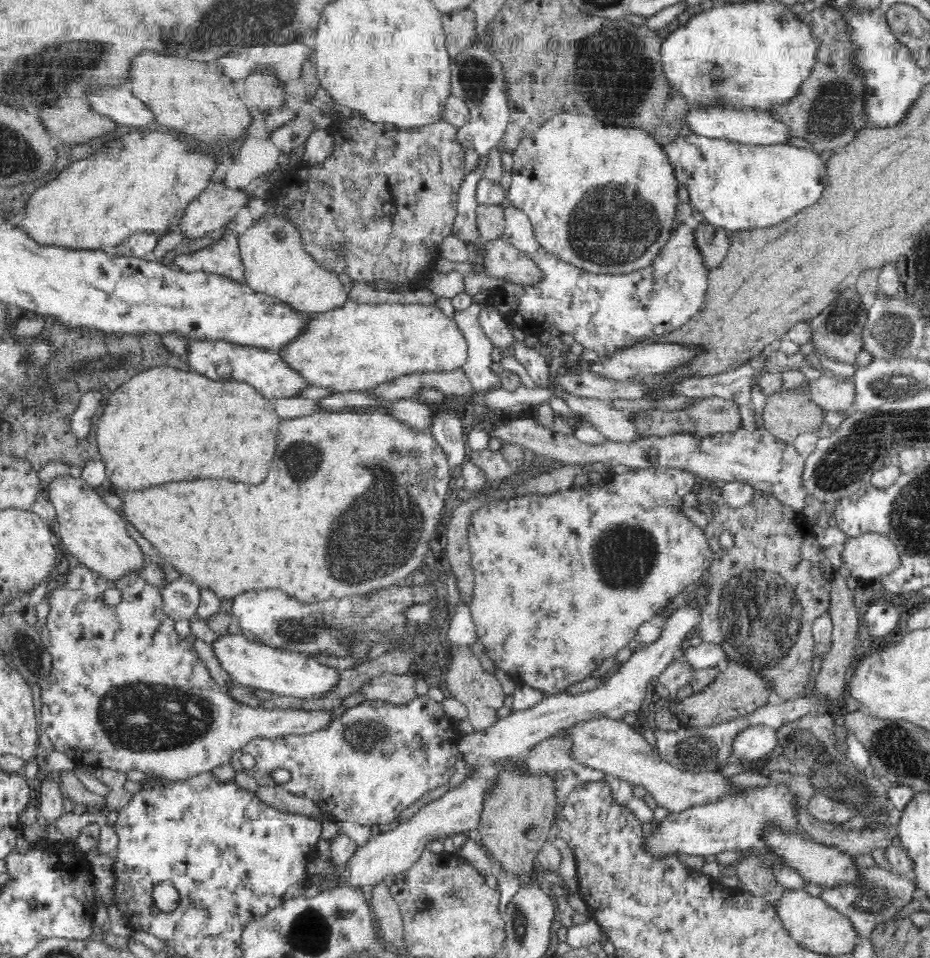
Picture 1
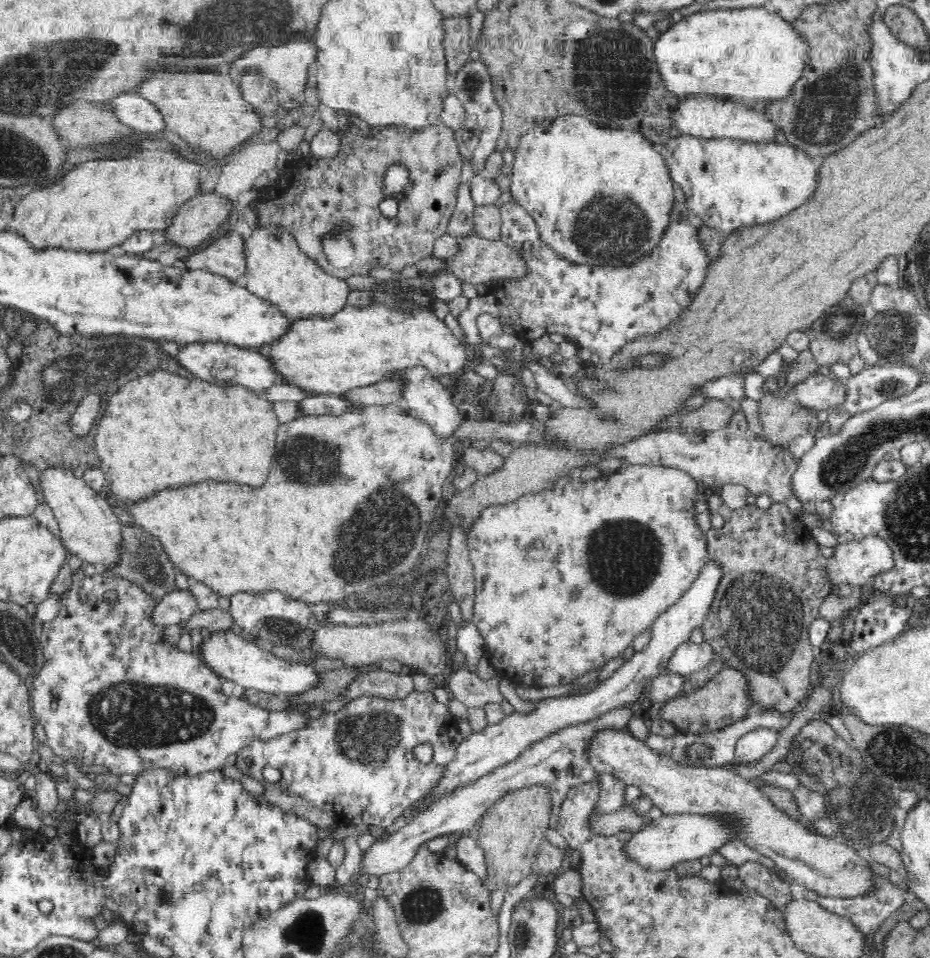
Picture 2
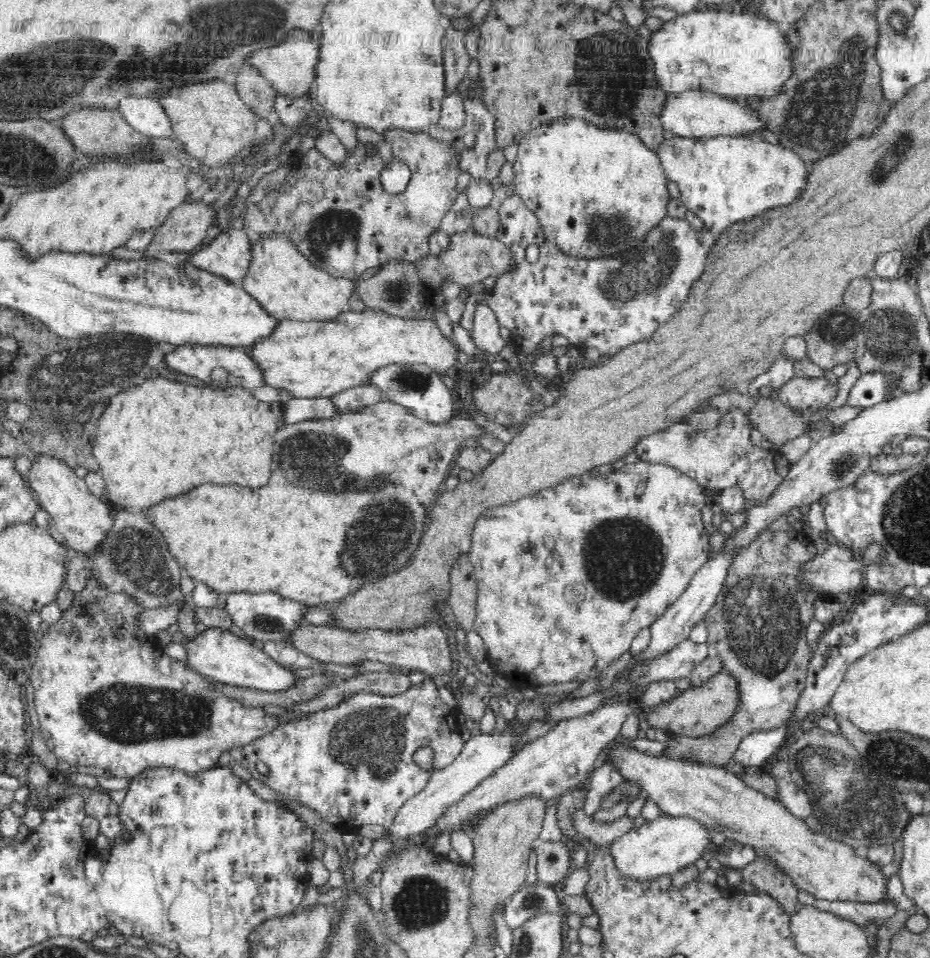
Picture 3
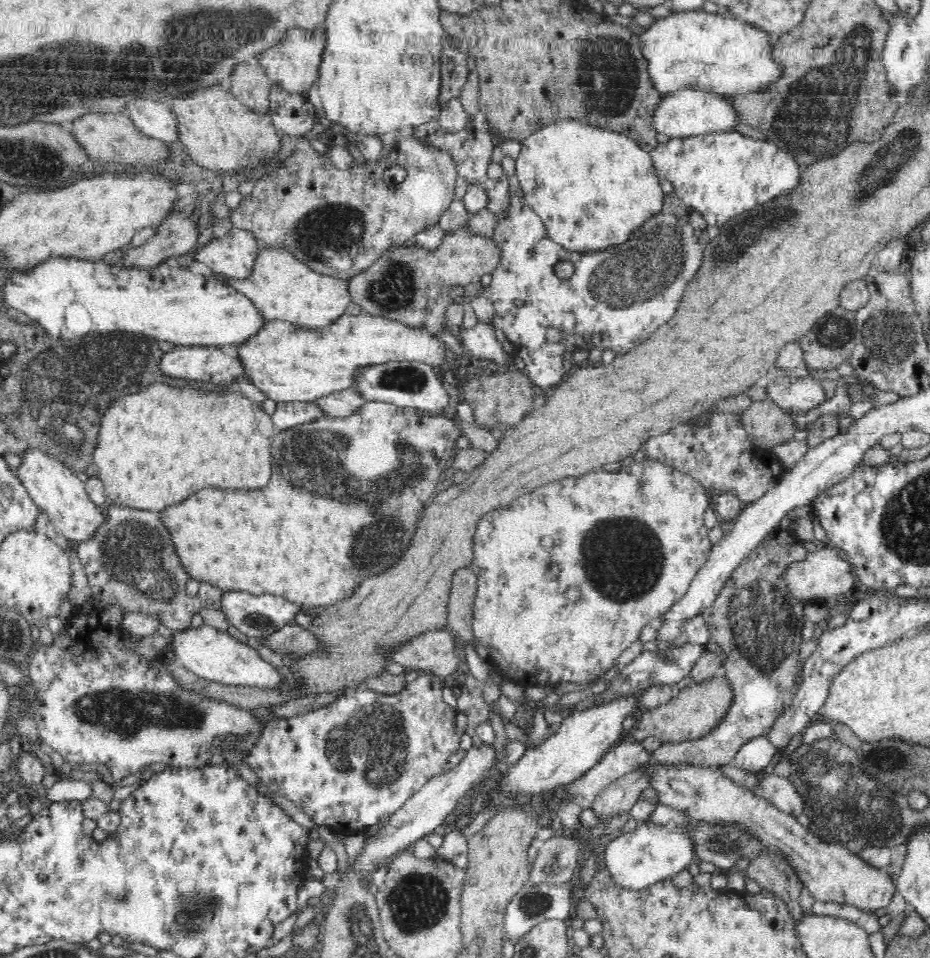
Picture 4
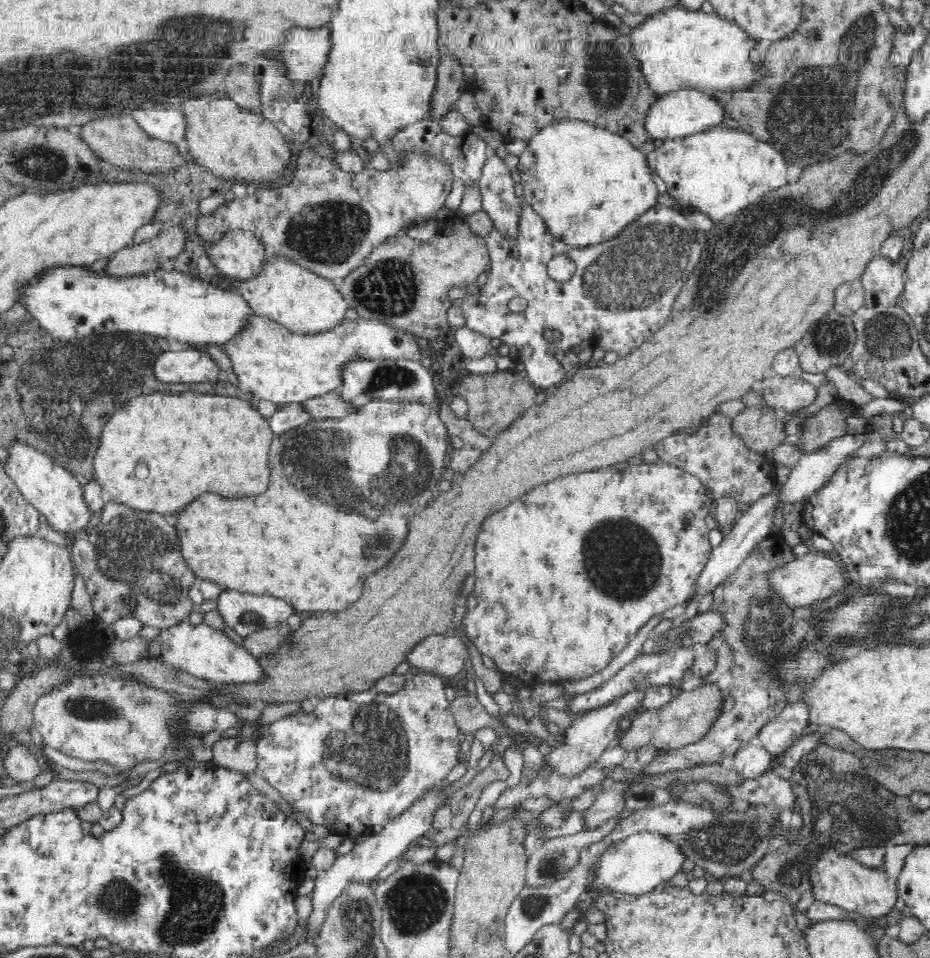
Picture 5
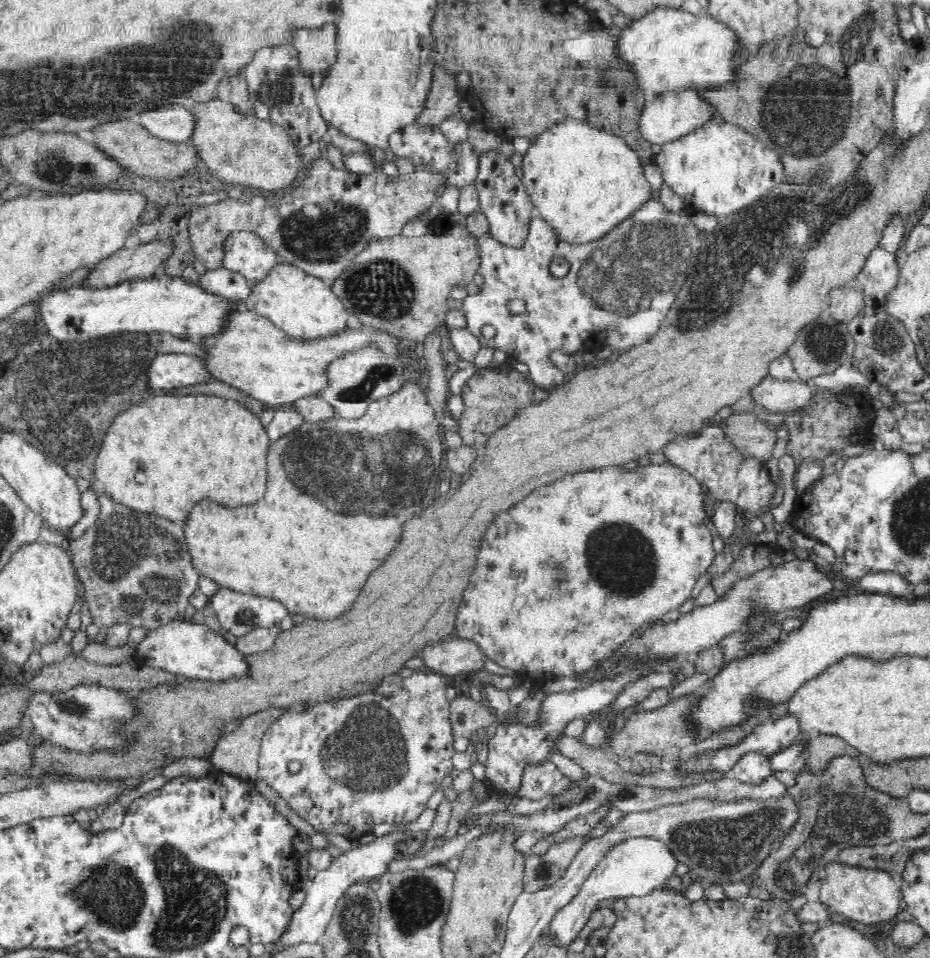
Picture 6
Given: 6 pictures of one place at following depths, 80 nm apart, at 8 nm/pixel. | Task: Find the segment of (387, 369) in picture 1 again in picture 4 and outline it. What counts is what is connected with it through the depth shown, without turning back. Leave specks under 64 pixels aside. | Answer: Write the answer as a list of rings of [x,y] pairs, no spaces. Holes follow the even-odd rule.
[[[363,311],[357,316],[344,313],[329,325],[313,329],[312,327],[298,327],[282,319],[270,319],[256,336],[234,347],[234,350],[242,357],[246,373],[252,377],[252,384],[258,387],[266,398],[276,402],[316,401],[333,392],[353,388],[360,370],[386,364],[386,362],[402,360],[423,362],[435,367],[441,373],[447,367],[446,364],[450,367],[451,363],[447,345],[442,343],[439,335],[430,333],[426,327],[416,327],[416,325],[410,327],[400,321],[390,320],[390,317],[372,315]]]

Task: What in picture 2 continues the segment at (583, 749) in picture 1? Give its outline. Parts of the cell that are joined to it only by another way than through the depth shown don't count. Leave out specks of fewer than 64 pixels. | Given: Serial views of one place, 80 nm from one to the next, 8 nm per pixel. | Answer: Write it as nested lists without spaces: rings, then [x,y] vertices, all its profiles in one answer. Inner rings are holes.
[[[626,727],[596,730],[596,734],[588,740],[586,759],[588,759],[590,767],[593,767],[597,773],[610,772],[625,784],[632,784],[632,786],[640,788],[644,794],[651,798],[653,804],[662,810],[664,815],[716,813],[716,815],[726,815],[726,817],[742,823],[744,828],[738,834],[738,838],[758,853],[771,858],[777,868],[785,872],[791,882],[803,885],[815,896],[853,897],[860,893],[866,893],[871,885],[872,869],[870,870],[868,861],[862,859],[855,850],[844,843],[828,840],[824,835],[812,834],[804,823],[782,812],[756,785],[740,777],[727,766],[699,768],[682,766],[651,749],[646,741],[630,734]]]

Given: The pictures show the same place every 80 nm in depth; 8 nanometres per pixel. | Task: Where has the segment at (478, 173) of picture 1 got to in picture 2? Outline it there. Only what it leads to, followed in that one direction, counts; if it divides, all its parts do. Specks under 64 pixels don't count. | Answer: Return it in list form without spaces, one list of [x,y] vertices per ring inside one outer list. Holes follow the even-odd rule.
[[[462,183],[458,187],[458,196],[456,208],[448,222],[447,234],[453,237],[472,236],[475,232],[474,214],[476,204],[470,196],[470,185]]]

